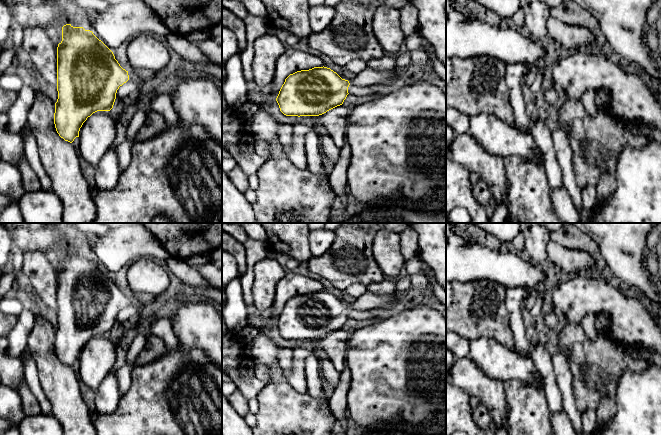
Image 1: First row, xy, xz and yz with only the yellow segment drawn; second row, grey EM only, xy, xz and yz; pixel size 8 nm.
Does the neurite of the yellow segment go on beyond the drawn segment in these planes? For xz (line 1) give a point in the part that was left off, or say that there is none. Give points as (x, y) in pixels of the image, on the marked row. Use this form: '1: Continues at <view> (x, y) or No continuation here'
1: No continuation here

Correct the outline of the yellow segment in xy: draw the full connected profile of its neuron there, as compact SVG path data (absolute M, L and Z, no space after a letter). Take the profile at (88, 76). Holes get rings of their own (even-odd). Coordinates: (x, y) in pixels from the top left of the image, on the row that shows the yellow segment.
M66 24L62 27L62 41L57 47L57 91L54 124L57 133L72 143L79 137L83 123L97 111L110 111L116 93L128 80L138 81L133 71L123 69L113 52L92 31Z

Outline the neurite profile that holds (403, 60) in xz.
M399 52L395 55L396 59L396 69L398 69L403 74L408 72L412 66L411 66L411 54L410 52Z

